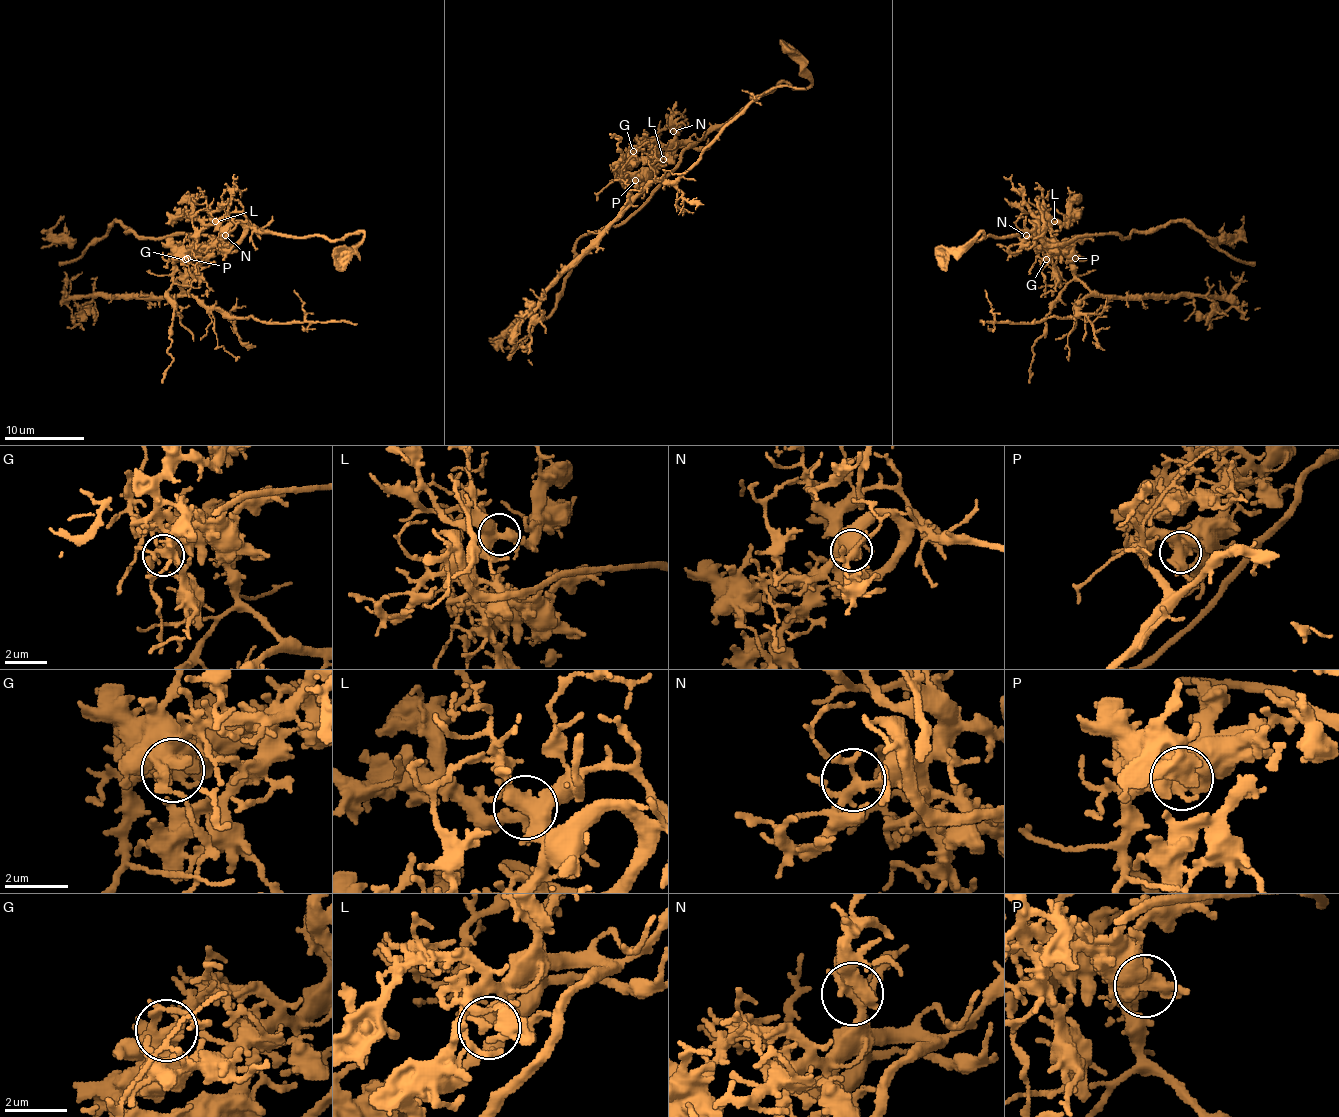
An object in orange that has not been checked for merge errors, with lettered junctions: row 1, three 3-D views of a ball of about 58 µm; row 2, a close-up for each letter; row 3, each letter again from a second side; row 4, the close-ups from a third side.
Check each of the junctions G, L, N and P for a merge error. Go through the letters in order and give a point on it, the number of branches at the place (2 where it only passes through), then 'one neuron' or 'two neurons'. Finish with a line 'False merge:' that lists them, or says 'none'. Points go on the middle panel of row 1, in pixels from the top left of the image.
G: at (633, 151); 4 branches meet; one neuron
L: at (663, 159); 4 branches meet; one neuron
N: at (673, 131); 4 branches meet; one neuron
P: at (635, 180); 4 branches meet; two neurons
False merge: P

